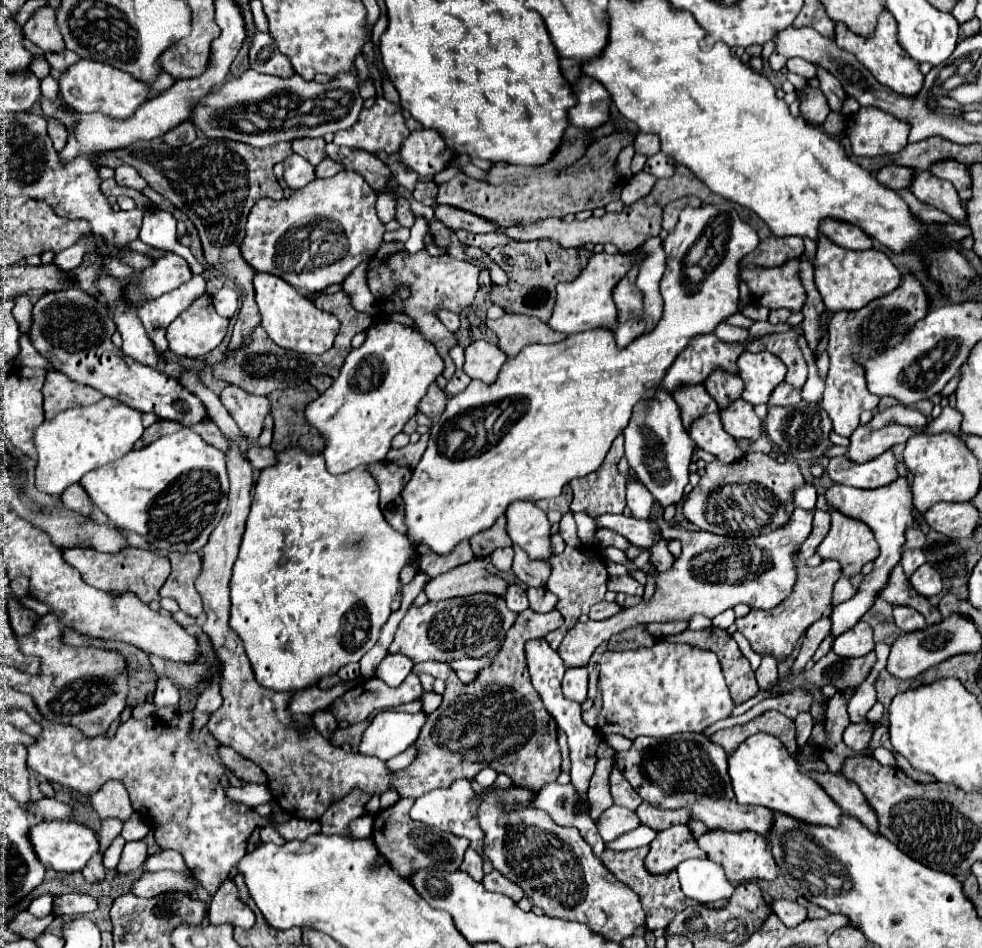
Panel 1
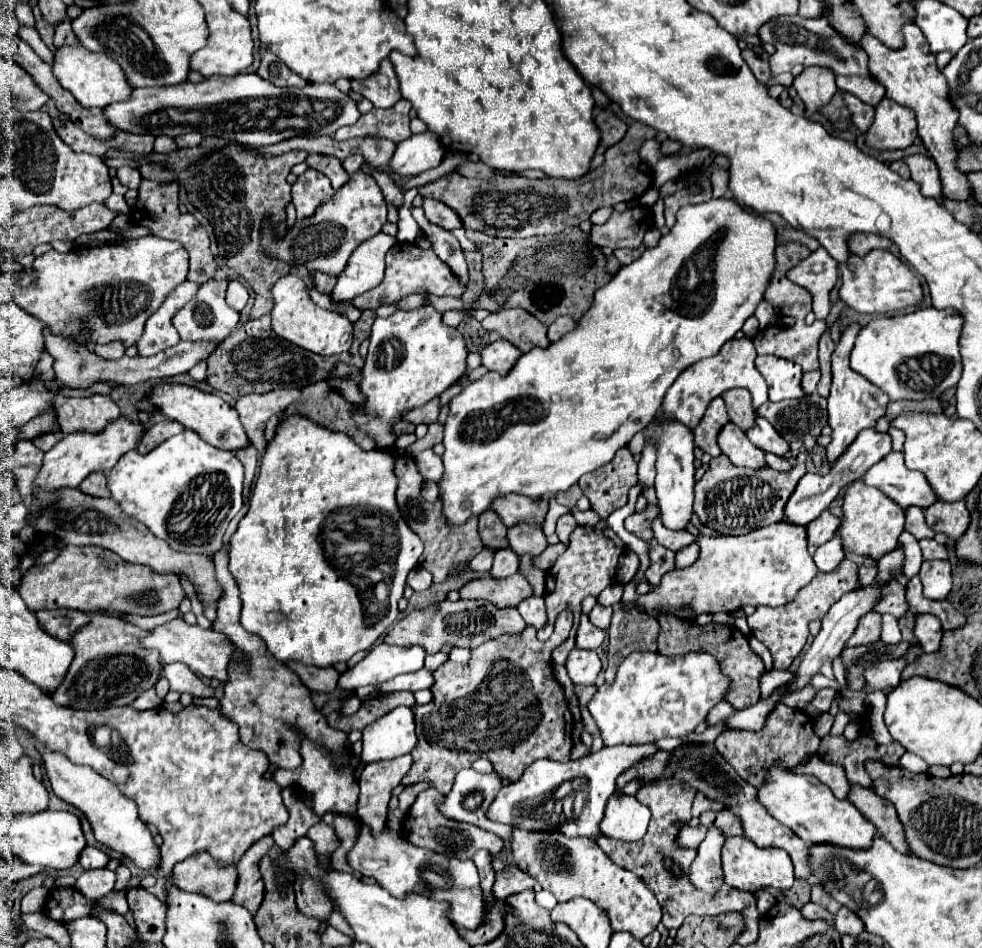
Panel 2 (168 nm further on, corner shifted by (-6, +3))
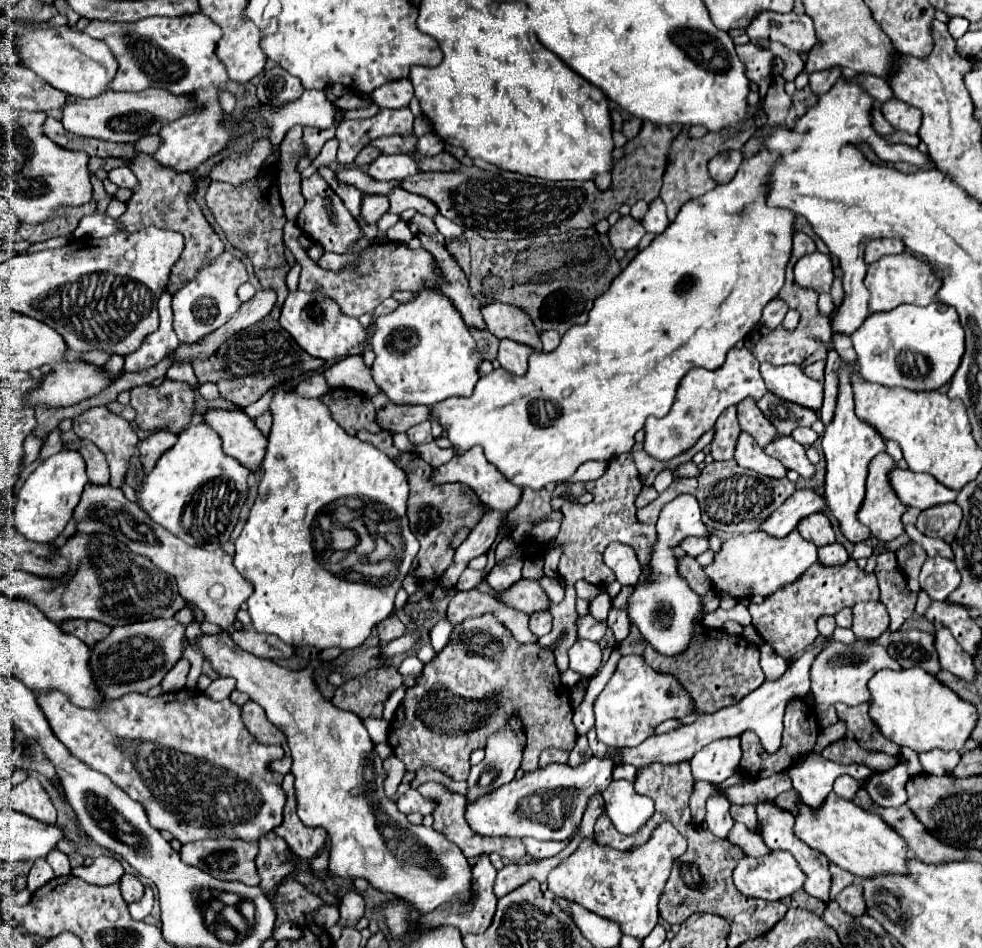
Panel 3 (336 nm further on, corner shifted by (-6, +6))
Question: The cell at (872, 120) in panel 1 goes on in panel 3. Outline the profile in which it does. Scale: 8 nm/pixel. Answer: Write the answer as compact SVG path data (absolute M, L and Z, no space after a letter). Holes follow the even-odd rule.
M897 98L887 100L881 106L881 112L885 116L885 120L899 132L907 132L907 134L917 134L919 126L921 126L921 112L919 108L913 108Z

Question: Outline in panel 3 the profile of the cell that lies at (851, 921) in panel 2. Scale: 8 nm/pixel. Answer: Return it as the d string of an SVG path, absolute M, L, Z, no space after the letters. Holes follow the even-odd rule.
M857 882L851 884L849 888L845 888L835 900L841 906L841 910L847 912L849 916L865 914L865 902L863 902L863 896L861 896L861 886Z

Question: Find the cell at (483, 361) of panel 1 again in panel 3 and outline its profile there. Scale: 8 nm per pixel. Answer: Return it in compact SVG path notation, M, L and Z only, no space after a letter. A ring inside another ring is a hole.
M505 338L505 340L501 340L497 360L499 360L501 368L505 368L507 372L521 376L521 374L525 374L525 370L527 370L527 358L529 358L531 354L533 354L533 350L531 350L529 346Z

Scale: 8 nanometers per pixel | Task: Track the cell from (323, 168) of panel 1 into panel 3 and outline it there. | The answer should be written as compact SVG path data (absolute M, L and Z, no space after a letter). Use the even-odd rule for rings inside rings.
M365 146L365 148L357 154L357 158L355 158L355 166L365 166L365 164L371 164L377 156L379 156L377 148L373 148L373 146Z

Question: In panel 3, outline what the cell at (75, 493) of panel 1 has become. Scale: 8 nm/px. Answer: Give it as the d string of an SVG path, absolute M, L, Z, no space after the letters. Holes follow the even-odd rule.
M81 440L77 446L67 446L67 448L79 450L81 456L85 458L89 482L93 482L93 484L103 484L103 486L109 484L109 466L107 466L105 454L103 454L95 444L91 444L89 440Z

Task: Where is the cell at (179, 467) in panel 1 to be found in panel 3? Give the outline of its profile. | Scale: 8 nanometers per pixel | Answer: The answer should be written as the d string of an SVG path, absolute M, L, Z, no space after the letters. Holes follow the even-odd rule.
M189 424L179 434L177 444L143 476L137 486L137 502L153 522L189 546L213 550L229 540L239 520L241 506L247 500L247 476L249 470L243 464L223 454L219 436L207 424Z

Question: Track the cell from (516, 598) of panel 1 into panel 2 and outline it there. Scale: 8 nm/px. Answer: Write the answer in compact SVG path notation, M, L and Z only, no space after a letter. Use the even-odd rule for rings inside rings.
M533 595L533 597L525 599L525 603L521 603L521 607L517 607L517 609L519 609L523 621L529 627L533 627L533 629L539 631L539 629L543 629L547 625L547 613L545 613L545 601L543 601L543 597Z

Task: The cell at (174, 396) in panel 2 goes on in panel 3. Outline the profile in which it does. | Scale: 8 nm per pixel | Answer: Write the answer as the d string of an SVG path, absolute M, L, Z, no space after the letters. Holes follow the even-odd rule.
M209 408L203 412L205 424L209 424L223 442L223 452L241 460L249 470L257 470L265 456L267 438L255 428L253 420L239 408L217 410Z

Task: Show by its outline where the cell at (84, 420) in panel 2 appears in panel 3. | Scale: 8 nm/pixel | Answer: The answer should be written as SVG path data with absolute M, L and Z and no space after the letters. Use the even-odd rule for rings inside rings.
M93 406L93 408L87 408L85 412L81 412L79 416L73 418L73 432L79 438L85 438L85 440L93 442L107 456L107 462L109 462L109 468L111 468L111 486L119 488L123 478L125 478L127 466L129 466L127 460L133 456L135 444L139 442L131 424L125 418L109 412L107 406Z

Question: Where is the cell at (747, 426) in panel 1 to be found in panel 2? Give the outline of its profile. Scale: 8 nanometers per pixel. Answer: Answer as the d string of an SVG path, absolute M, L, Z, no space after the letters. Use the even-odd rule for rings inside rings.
M757 417L757 423L753 431L747 431L747 437L755 447L763 449L765 453L775 453L779 457L785 457L789 451L789 443L771 427L767 419Z

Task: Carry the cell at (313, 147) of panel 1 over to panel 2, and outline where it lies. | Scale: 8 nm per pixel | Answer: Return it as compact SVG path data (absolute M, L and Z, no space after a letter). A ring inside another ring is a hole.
M311 153L309 159L307 159L307 165L311 169L317 169L323 175L327 175L331 179L331 185L333 185L335 191L341 189L349 181L349 175L345 173L345 169L343 169L339 159L333 159L333 157L327 157L327 155L313 155Z

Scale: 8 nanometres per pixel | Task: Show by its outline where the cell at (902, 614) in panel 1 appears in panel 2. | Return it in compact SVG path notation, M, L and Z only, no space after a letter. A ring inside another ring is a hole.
M917 615L915 637L925 653L937 653L941 649L943 629L935 615Z

